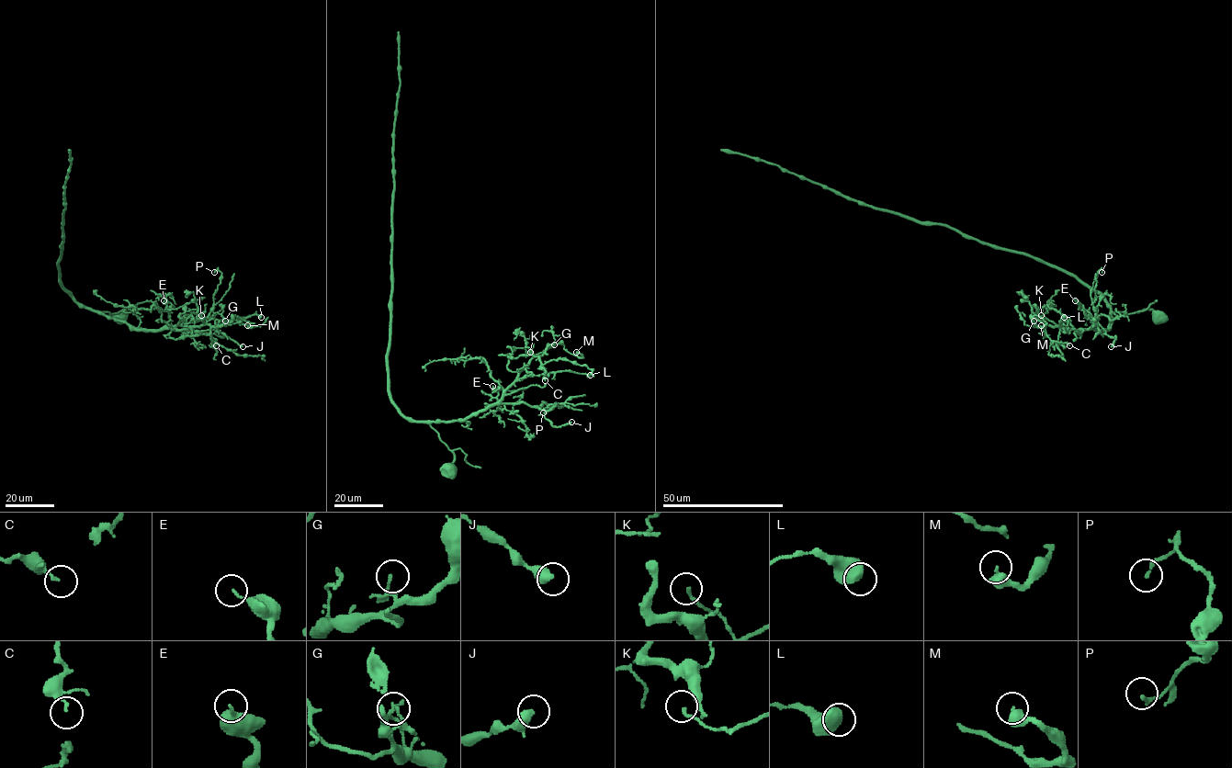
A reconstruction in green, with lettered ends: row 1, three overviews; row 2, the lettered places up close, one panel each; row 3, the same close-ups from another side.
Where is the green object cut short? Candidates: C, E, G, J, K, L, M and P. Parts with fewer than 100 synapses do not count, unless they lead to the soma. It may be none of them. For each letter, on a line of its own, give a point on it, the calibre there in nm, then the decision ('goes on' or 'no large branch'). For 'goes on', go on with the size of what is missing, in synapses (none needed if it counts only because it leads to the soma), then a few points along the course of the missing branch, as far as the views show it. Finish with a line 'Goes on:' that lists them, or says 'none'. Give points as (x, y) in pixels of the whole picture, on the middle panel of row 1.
C: (545, 380) | 120 nm | no large branch
E: (492, 386) | 130 nm | no large branch
G: (554, 344) | 80 nm | no large branch
J: (571, 422) | 480 nm | no large branch
K: (530, 352) | 110 nm | no large branch
L: (590, 375) | 700 nm | no large branch
M: (576, 352) | 400 nm | no large branch
P: (543, 412) | 190 nm | no large branch
Goes on: none

